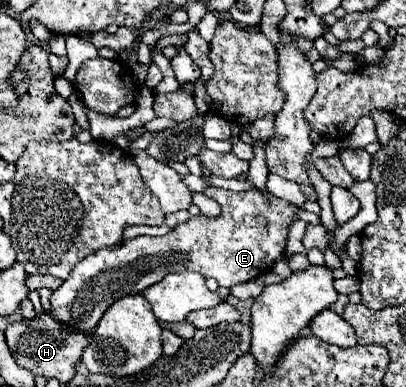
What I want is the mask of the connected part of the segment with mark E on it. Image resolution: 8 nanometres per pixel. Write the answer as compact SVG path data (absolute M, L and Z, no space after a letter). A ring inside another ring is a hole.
M207 188L205 196L213 198L215 202L221 204L221 216L219 218L207 218L207 216L197 216L191 218L179 226L173 228L173 232L165 236L137 236L133 240L123 240L115 248L103 248L85 260L81 260L73 270L71 276L51 292L49 304L51 308L47 310L59 324L69 326L73 330L79 330L83 334L91 334L97 322L101 320L103 312L119 298L143 292L145 288L153 286L155 282L163 280L171 272L179 270L195 270L203 274L205 278L215 278L219 286L235 286L243 284L249 280L255 280L257 276L269 272L273 262L283 254L285 244L287 244L287 234L289 234L289 224L293 222L293 216L297 208L289 204L287 200L277 200L273 194L265 192L261 194L259 190L249 190L249 192L231 192L223 188Z

